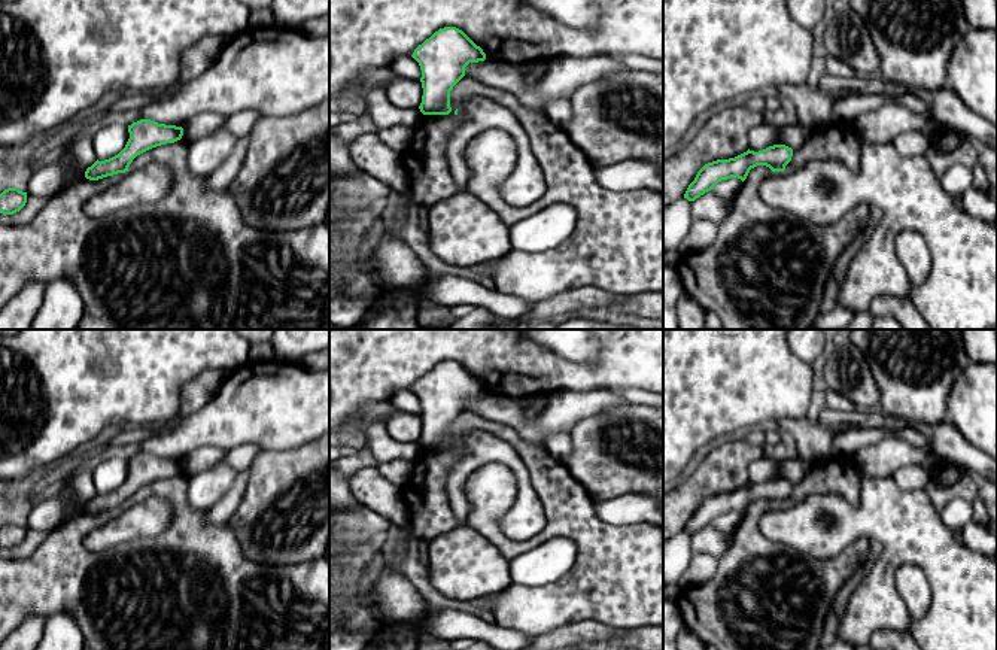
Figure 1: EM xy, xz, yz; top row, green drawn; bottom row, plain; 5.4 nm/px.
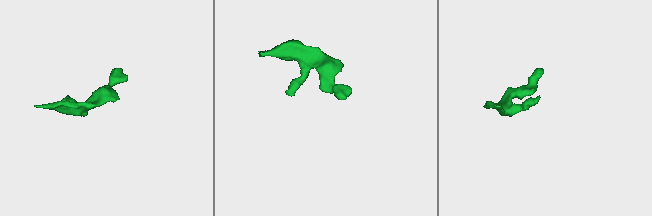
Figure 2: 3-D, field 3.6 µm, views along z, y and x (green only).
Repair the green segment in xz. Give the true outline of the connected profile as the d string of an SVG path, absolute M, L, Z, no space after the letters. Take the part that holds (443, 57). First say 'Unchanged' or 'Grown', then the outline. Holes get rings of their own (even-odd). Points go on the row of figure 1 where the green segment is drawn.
Unchanged. M444 27L419 45L411 55L422 70L423 115L449 115L450 91L465 76L469 63L486 60L486 54L462 30Z

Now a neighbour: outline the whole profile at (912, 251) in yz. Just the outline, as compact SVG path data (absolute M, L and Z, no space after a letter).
M905 233L897 239L897 255L912 285L921 285L928 277L931 255L925 240L917 233Z

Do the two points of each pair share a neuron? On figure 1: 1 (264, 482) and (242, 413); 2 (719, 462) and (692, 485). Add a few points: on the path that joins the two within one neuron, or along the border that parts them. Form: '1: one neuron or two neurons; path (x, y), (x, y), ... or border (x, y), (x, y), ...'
1: two neurons; border (297, 447), (263, 450)
2: one neuron; path (713, 468), (698, 483)

